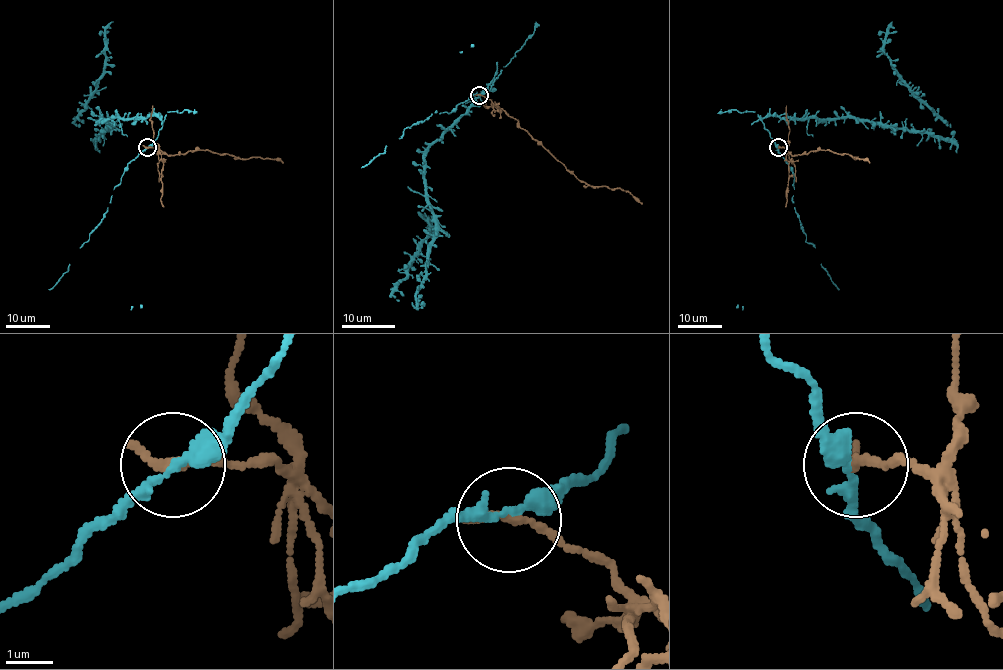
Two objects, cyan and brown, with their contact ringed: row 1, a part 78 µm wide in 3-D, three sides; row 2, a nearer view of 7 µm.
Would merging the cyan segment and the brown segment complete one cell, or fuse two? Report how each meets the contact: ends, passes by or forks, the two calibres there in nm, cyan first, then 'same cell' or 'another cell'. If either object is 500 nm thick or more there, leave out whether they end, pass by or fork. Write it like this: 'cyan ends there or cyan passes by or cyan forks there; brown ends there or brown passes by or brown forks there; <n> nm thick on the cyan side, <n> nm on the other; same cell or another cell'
cyan passes by; brown ends there; 280 nm thick on the cyan side, 220 nm on the other; another cell

